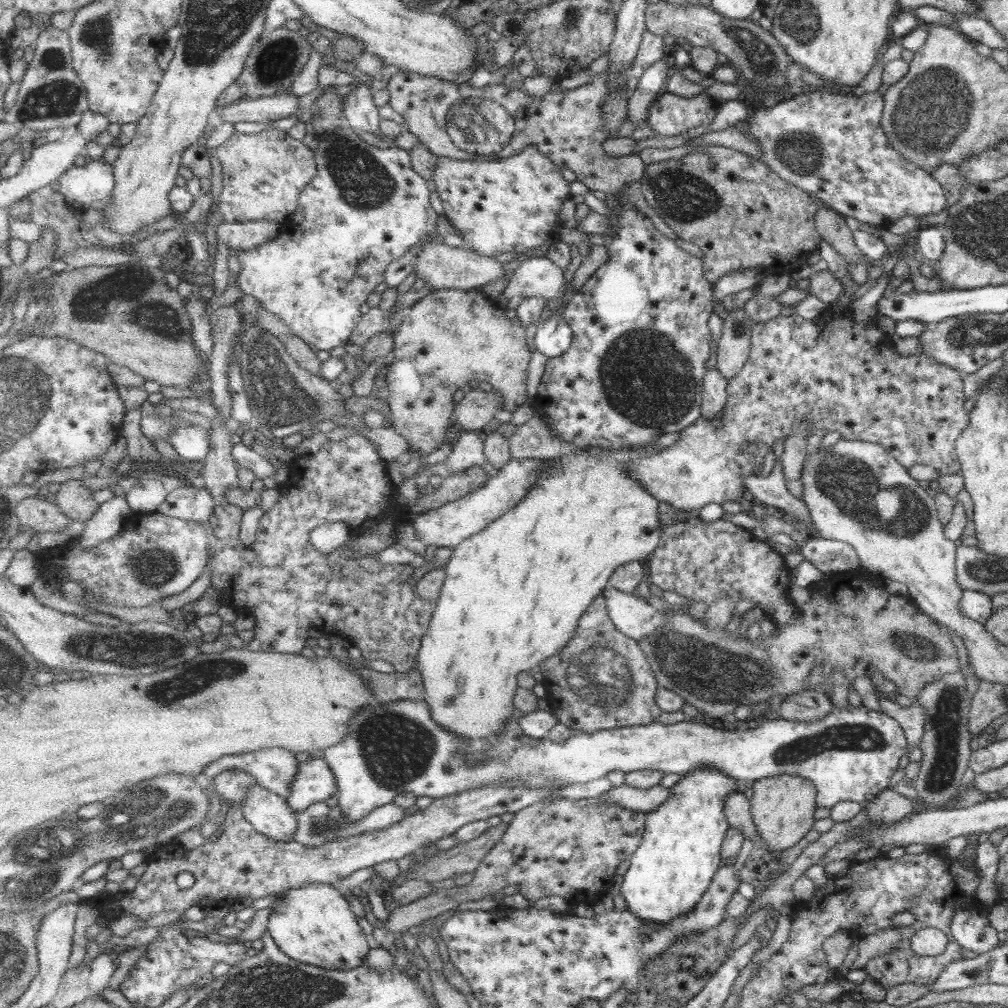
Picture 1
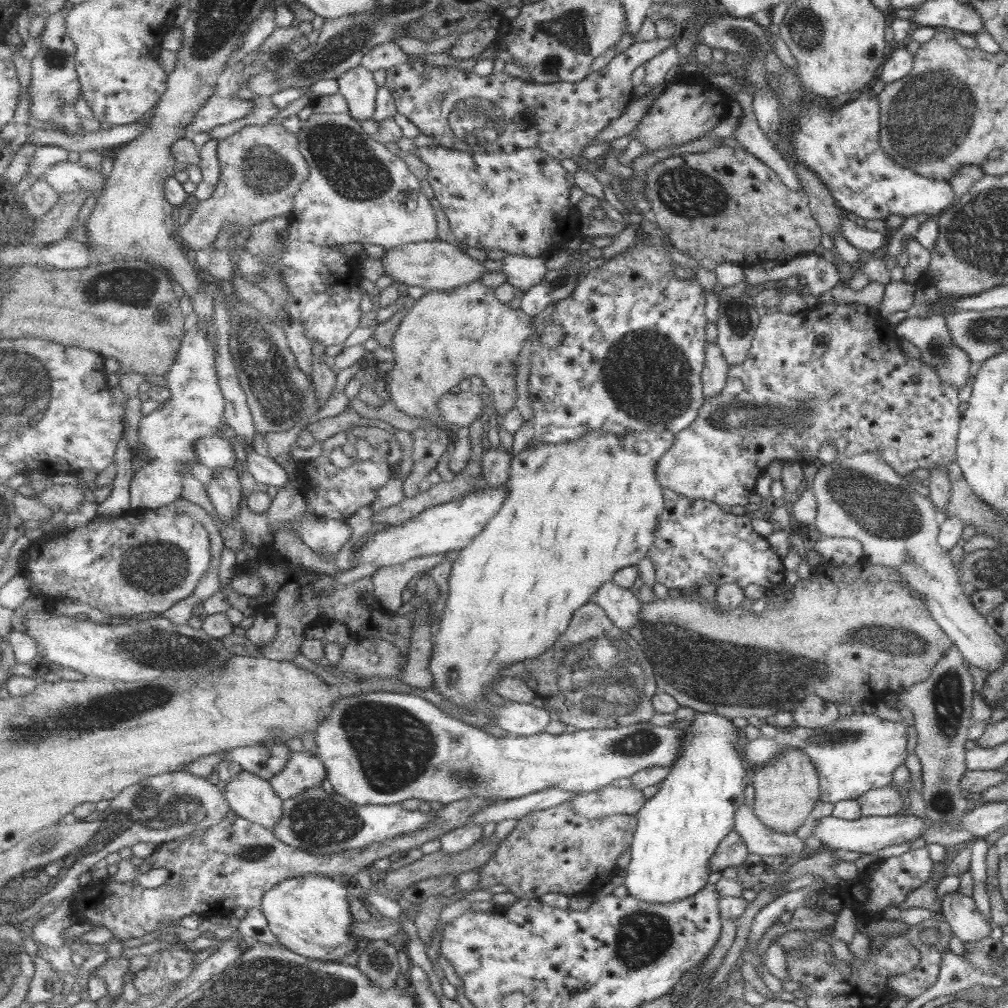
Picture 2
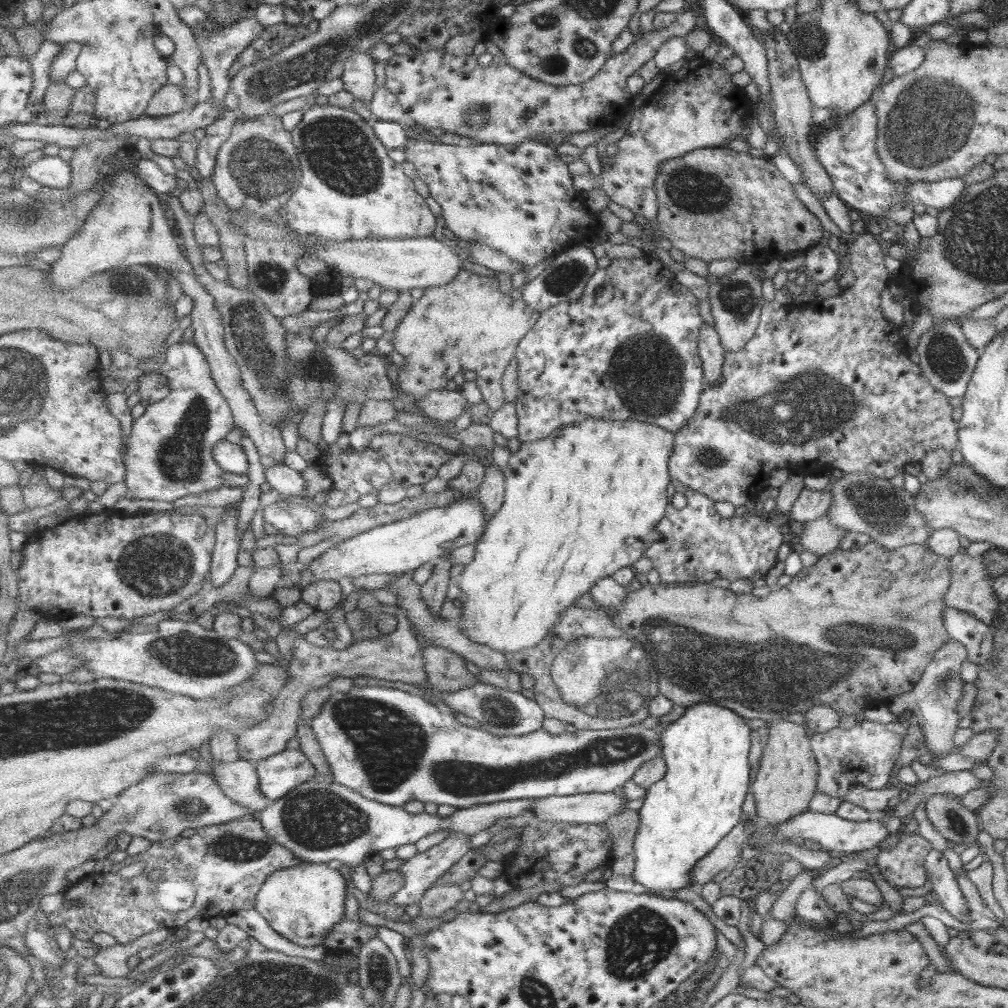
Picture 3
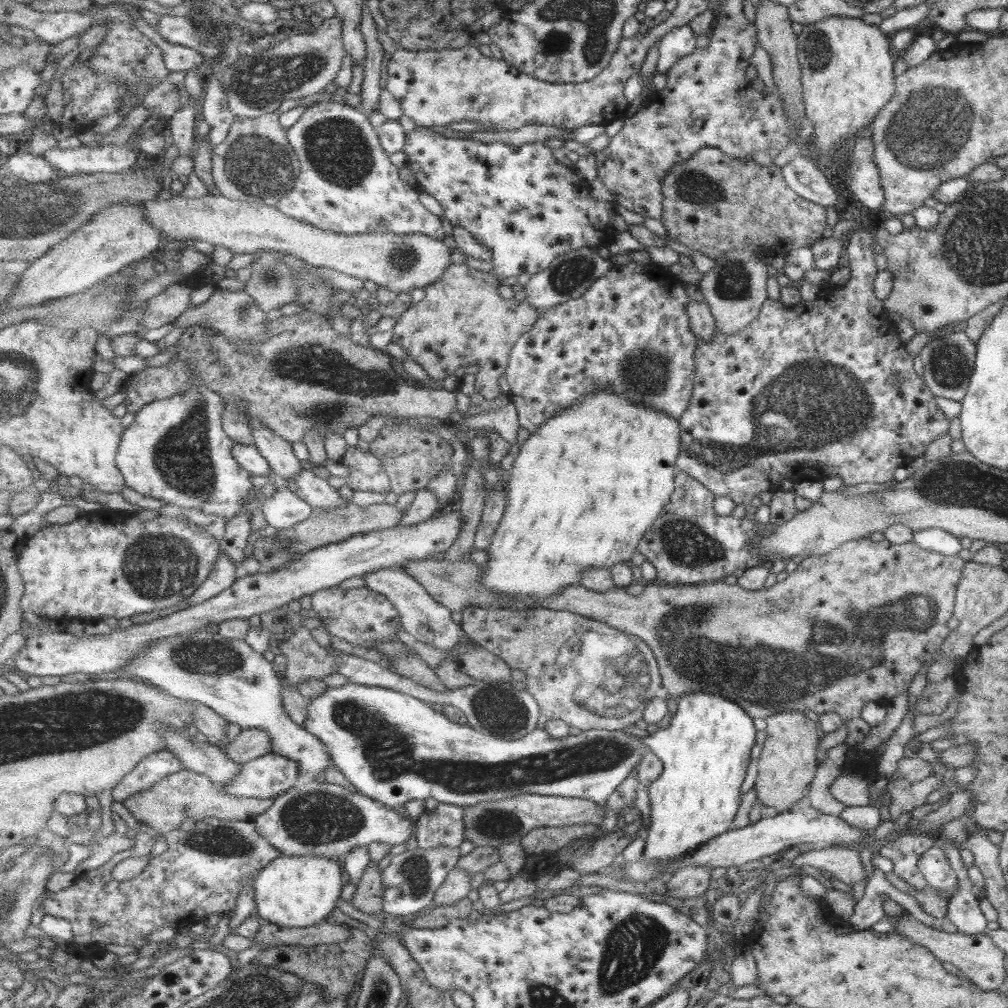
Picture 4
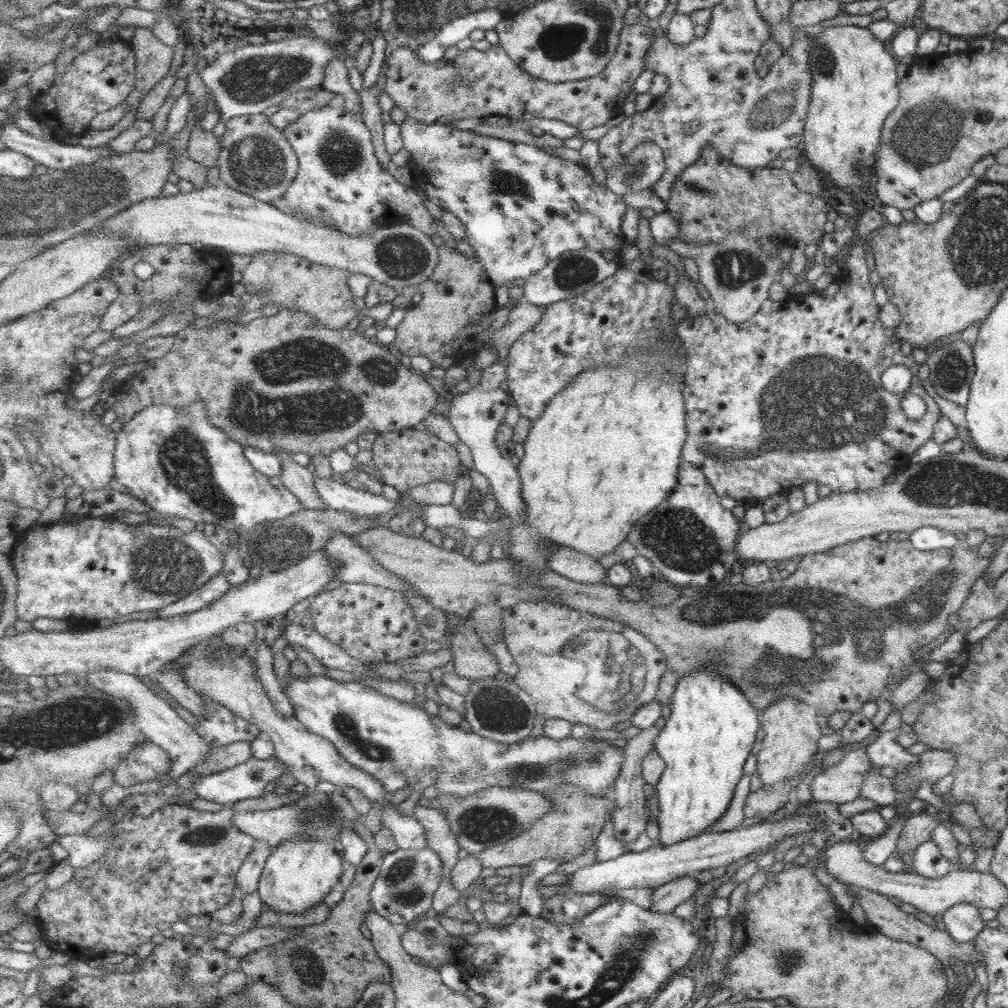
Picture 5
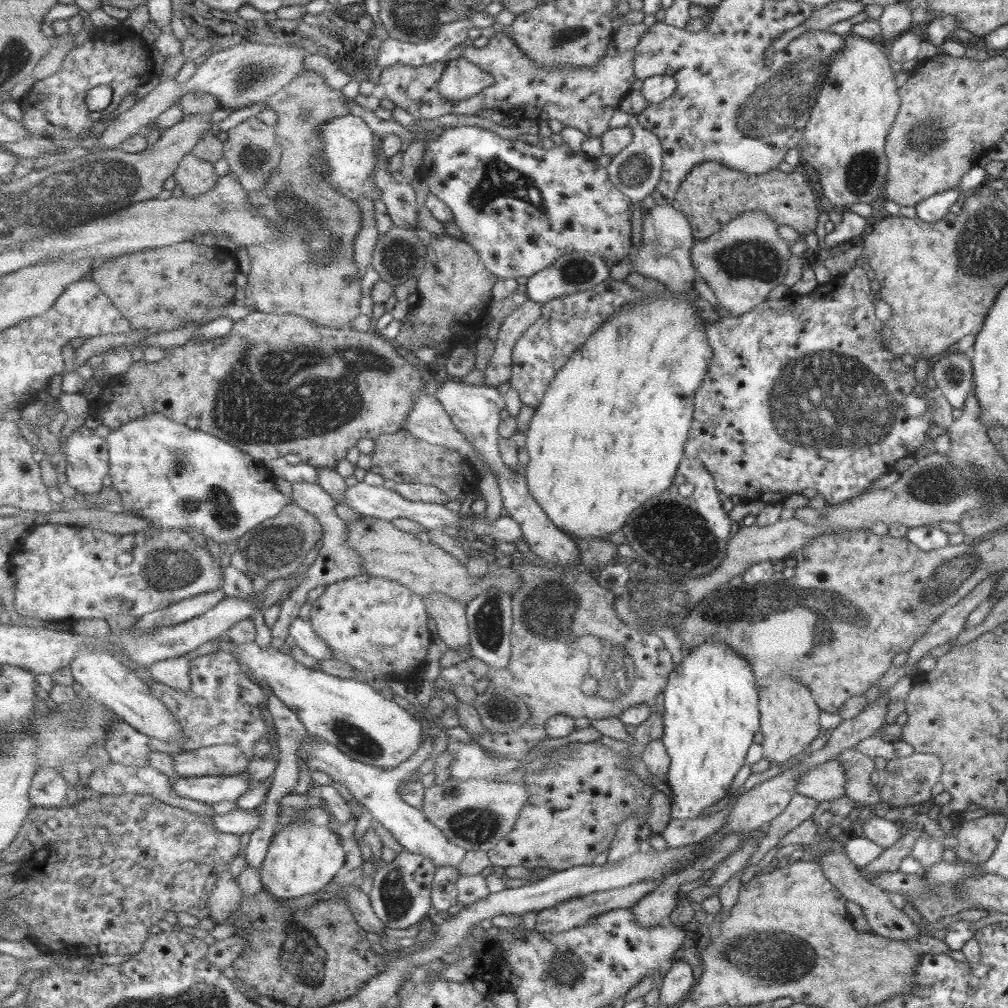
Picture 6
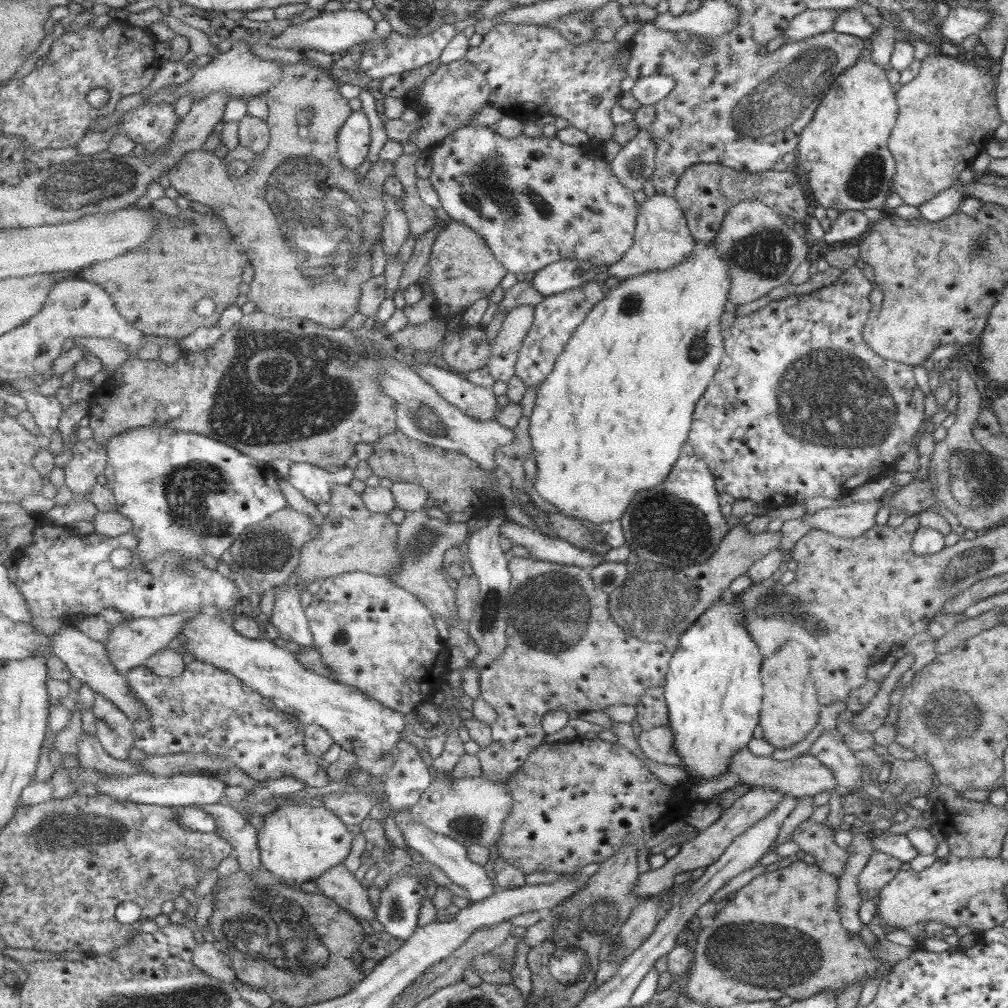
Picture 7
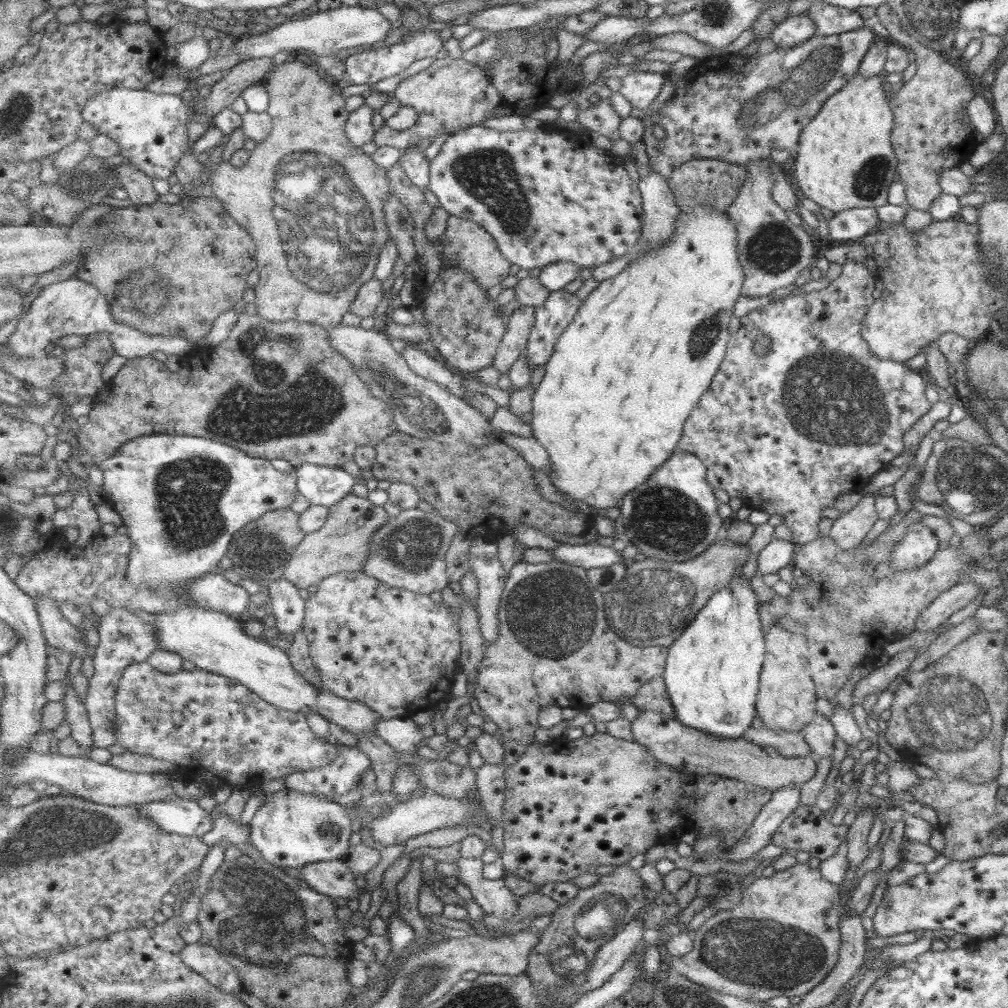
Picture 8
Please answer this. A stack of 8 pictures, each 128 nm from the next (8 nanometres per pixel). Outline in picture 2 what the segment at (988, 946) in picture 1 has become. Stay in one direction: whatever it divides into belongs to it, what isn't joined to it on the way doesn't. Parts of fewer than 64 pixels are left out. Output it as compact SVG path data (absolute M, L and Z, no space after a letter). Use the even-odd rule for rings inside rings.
M952 891L942 896L939 901L939 912L949 924L953 936L961 942L975 941L989 935L991 926L981 916L972 898Z

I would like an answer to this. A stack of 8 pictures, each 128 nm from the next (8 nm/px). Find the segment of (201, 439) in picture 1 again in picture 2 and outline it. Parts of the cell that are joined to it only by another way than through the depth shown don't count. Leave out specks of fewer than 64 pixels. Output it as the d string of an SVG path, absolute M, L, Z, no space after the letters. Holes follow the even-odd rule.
M218 435L195 440L195 453L201 464L209 469L233 469L237 466L237 452L229 439Z

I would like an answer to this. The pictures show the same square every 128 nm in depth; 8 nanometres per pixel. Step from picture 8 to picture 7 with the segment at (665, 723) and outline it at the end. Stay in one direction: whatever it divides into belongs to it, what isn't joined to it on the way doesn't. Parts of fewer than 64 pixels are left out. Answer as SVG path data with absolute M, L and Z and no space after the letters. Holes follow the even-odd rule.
M669 725L645 729L638 739L647 758L685 771L685 761L675 747L675 732ZM745 746L731 759L727 772L735 774L741 780L741 783L747 782L751 786L769 786L769 788L773 788L783 795L789 795L797 799L803 796L812 797L821 793L821 791L831 794L831 789L837 786L831 770L806 752L792 759L779 761L774 760L771 756L755 756Z

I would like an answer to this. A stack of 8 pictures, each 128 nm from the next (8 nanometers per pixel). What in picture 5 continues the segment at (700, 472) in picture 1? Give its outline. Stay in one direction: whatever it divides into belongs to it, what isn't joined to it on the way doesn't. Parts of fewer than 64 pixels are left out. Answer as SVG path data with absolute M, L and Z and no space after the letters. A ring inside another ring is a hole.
M867 210L867 212L861 214L861 218L857 216L854 220L855 230L852 237L854 241L845 262L846 267L842 273L833 278L825 289L805 294L794 293L787 295L781 301L772 301L767 298L760 304L759 310L742 323L729 322L726 317L712 311L701 313L701 315L695 317L687 316L677 326L678 336L688 353L686 388L683 389L688 413L688 437L683 448L682 460L695 464L701 470L703 476L706 477L711 489L719 496L732 498L735 501L749 500L749 498L763 501L769 495L779 494L785 496L793 486L801 487L807 482L827 486L835 494L869 491L882 486L893 476L895 470L908 462L908 458L914 450L932 438L933 427L940 415L939 408L921 386L921 380L917 377L918 365L912 360L911 355L902 355L899 341L892 330L883 327L877 319L879 307L873 301L869 271L865 263L865 246L867 243L863 240L863 236L883 225L885 223L884 216L879 212L875 212L875 210ZM894 365L905 366L911 374L910 386L897 395L883 389L880 384L883 370ZM906 394L915 394L925 402L927 409L919 420L909 420L902 413L899 401Z

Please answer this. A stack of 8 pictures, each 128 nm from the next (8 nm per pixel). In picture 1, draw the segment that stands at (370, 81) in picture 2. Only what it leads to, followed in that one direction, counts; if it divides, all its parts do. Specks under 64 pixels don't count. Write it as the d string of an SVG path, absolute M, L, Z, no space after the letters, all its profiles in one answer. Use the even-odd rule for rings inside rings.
M357 81L356 84L357 87L343 98L343 113L354 129L377 135L382 118L375 104L374 90L363 82Z

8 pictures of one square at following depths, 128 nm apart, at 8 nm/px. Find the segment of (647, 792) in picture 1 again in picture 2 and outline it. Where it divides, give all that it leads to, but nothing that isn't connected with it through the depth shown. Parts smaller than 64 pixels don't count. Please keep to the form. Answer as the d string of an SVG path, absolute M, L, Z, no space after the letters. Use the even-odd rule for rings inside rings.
M605 786L601 791L581 793L566 802L580 816L588 820L616 815L637 815L647 799L642 790L634 786L628 788Z

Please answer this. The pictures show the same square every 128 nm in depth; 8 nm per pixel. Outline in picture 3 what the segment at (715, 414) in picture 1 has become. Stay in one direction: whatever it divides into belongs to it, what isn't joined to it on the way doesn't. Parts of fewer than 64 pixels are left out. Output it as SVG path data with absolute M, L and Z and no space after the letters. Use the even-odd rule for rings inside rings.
M705 322L698 332L697 350L702 362L703 383L716 384L720 380L725 352L720 346L717 332Z

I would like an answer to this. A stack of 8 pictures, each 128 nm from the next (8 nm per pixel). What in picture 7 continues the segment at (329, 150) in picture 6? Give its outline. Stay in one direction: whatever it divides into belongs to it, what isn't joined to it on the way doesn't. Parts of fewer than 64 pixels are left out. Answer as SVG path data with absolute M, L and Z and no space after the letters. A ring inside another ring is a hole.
M353 111L343 128L337 134L339 142L339 157L345 167L356 169L363 164L369 154L371 144L371 126L369 118L363 111Z

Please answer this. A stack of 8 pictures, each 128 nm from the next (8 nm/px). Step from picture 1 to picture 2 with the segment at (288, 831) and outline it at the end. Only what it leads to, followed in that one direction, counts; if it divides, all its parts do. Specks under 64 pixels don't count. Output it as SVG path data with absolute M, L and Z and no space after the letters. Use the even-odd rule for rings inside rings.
M245 769L227 783L224 795L229 806L246 820L272 829L283 815L283 799L267 779Z

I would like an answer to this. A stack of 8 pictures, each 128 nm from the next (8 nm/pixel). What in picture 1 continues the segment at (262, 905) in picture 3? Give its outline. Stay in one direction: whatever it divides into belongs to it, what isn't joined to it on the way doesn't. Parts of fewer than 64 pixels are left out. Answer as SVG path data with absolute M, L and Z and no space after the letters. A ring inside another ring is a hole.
M313 883L284 892L273 906L268 932L290 958L333 970L351 970L365 964L373 945L363 934L349 900L334 885Z

